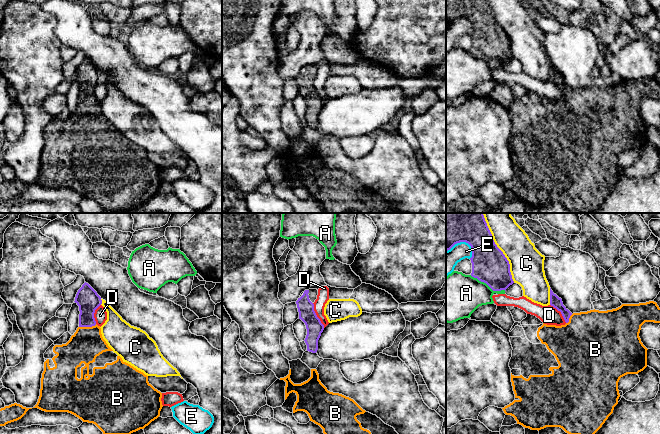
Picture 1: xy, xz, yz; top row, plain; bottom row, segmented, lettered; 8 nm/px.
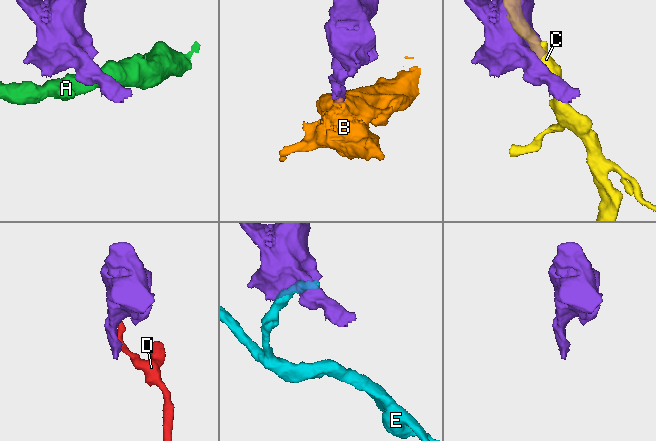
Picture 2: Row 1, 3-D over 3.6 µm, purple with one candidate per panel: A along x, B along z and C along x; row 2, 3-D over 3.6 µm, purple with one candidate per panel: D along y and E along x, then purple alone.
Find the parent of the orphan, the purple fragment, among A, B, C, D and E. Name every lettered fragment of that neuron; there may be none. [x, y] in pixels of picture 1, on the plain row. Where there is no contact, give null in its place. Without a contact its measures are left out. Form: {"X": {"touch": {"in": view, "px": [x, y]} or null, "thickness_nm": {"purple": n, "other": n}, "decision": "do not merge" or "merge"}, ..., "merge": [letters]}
{"A": {"touch": {"in": "yz", "px": [488, 61]}, "thickness_nm": {"purple": 280, "other": 340}, "decision": "do not merge"}, "B": {"touch": {"in": "xy", "px": [87, 102]}, "thickness_nm": {"purple": 180, "other": 260}, "decision": "merge"}, "C": {"touch": {"in": "yz", "px": [502, 29]}, "thickness_nm": {"purple": 280, "other": 280}, "decision": "do not merge"}, "D": {"touch": {"in": "xz", "px": [316, 91]}, "thickness_nm": {"purple": 130, "other": 100}, "decision": "do not merge"}, "E": {"touch": {"in": "yz", "px": [463, 17]}, "thickness_nm": {"purple": 260, "other": 160}, "decision": "do not merge"}, "merge": ["B"]}

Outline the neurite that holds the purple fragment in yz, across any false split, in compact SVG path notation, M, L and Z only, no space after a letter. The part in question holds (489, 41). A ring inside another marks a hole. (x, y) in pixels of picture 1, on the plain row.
M446 0L446 27L460 18L466 18L472 24L472 53L486 59L493 67L506 67L514 59L509 37L495 20L487 0Z

